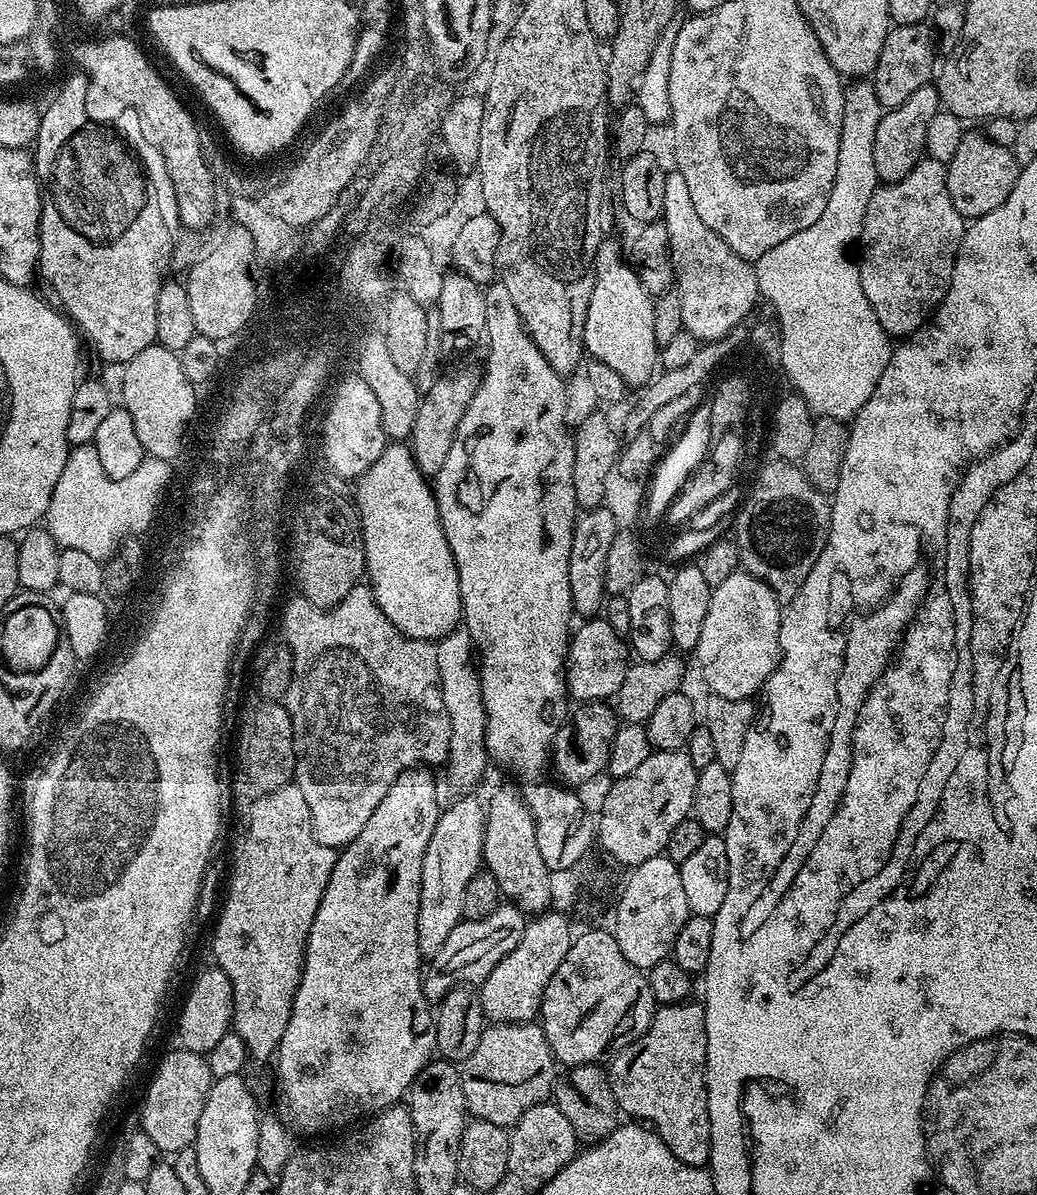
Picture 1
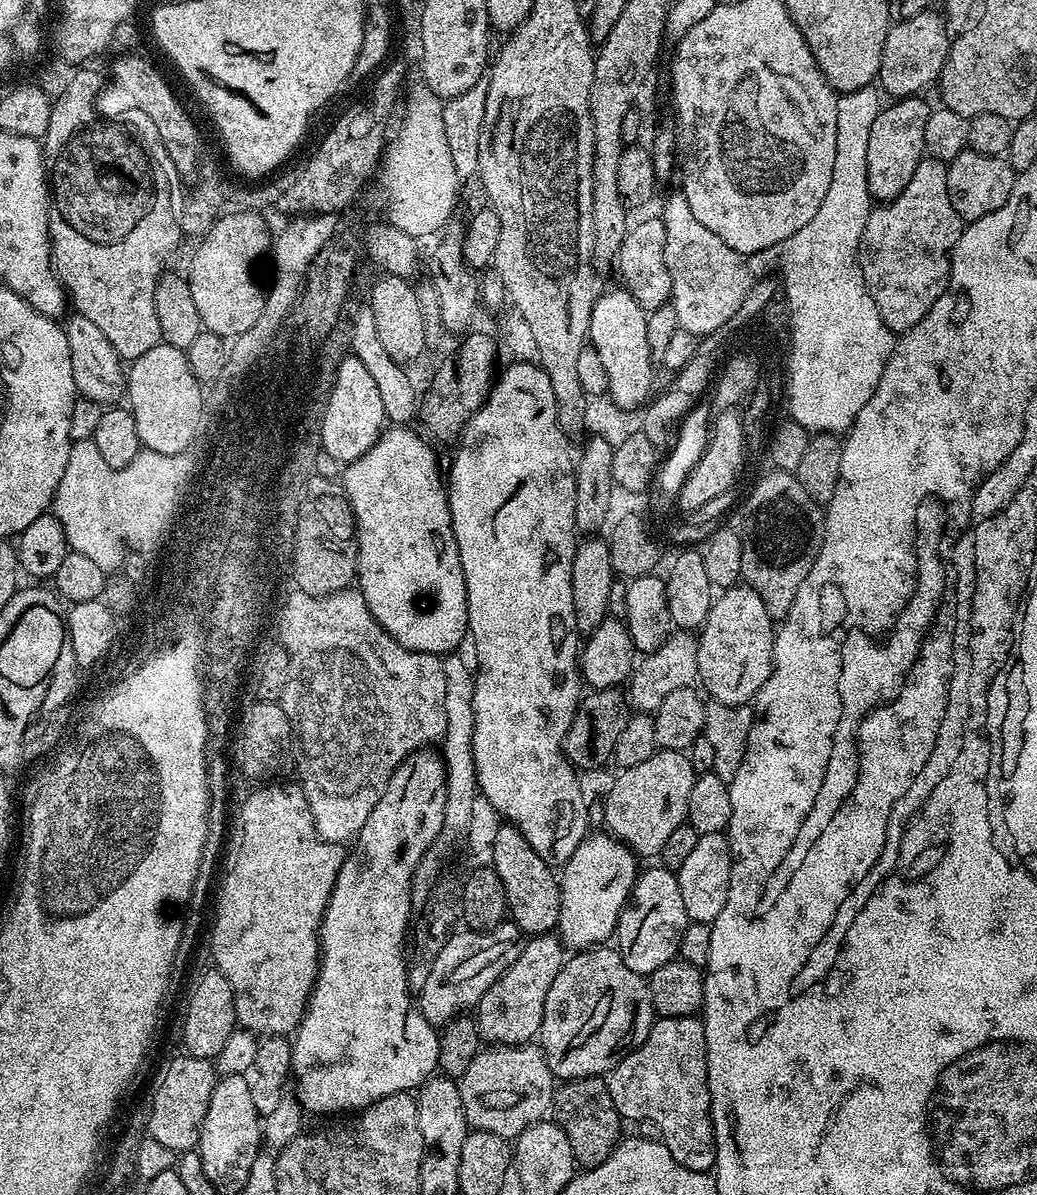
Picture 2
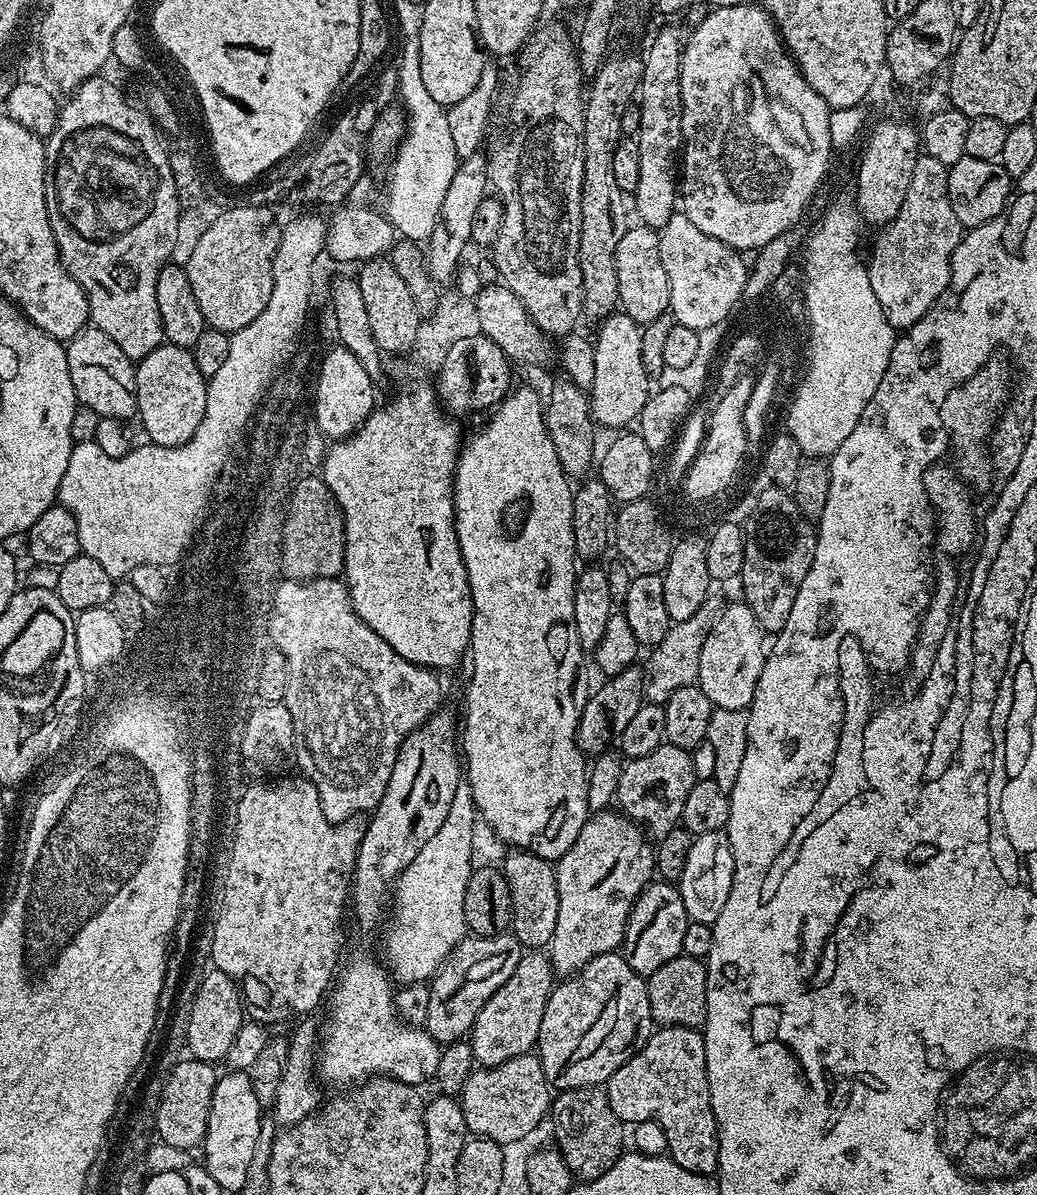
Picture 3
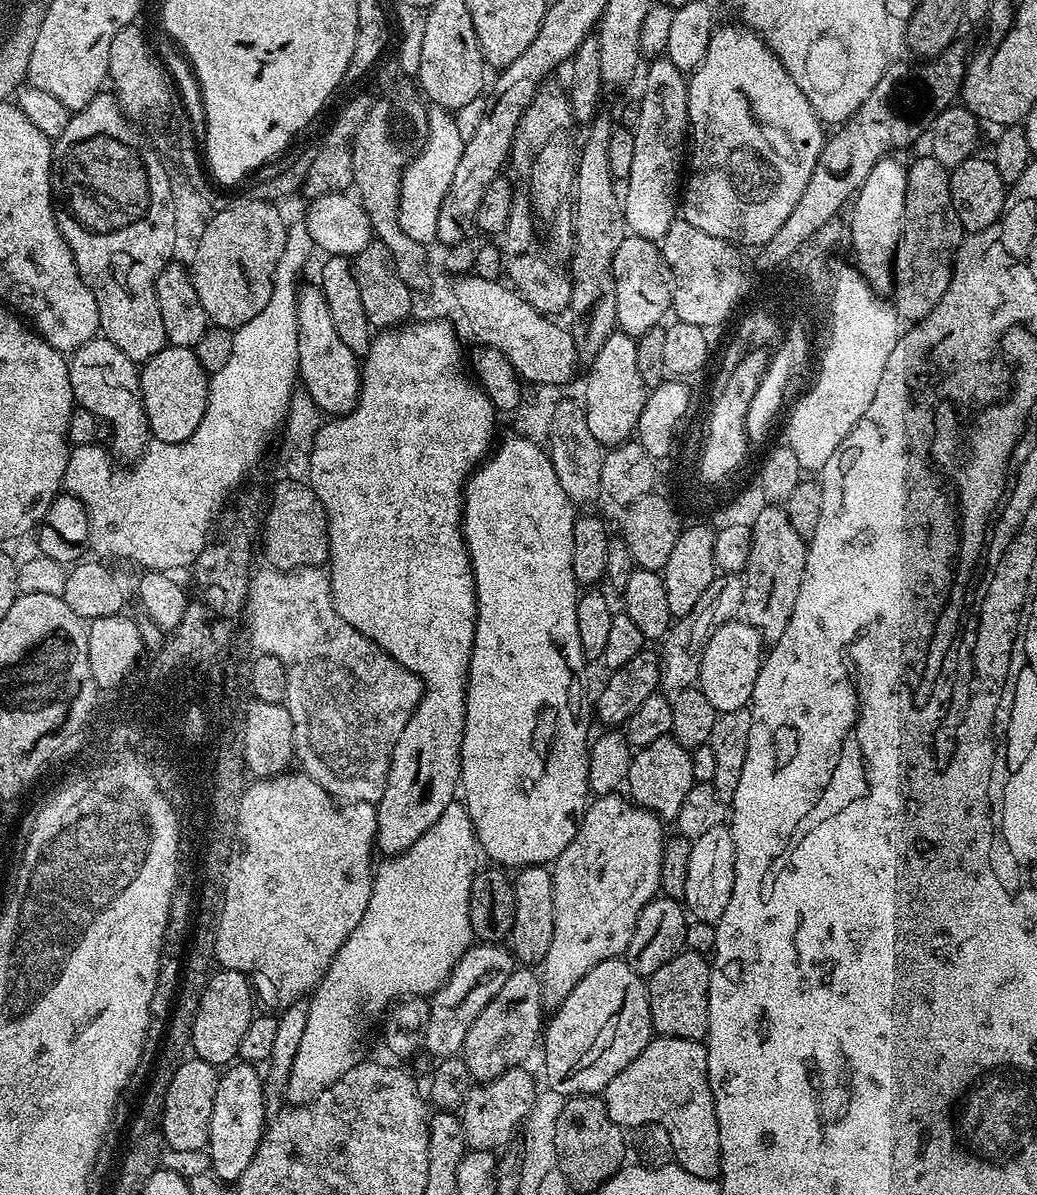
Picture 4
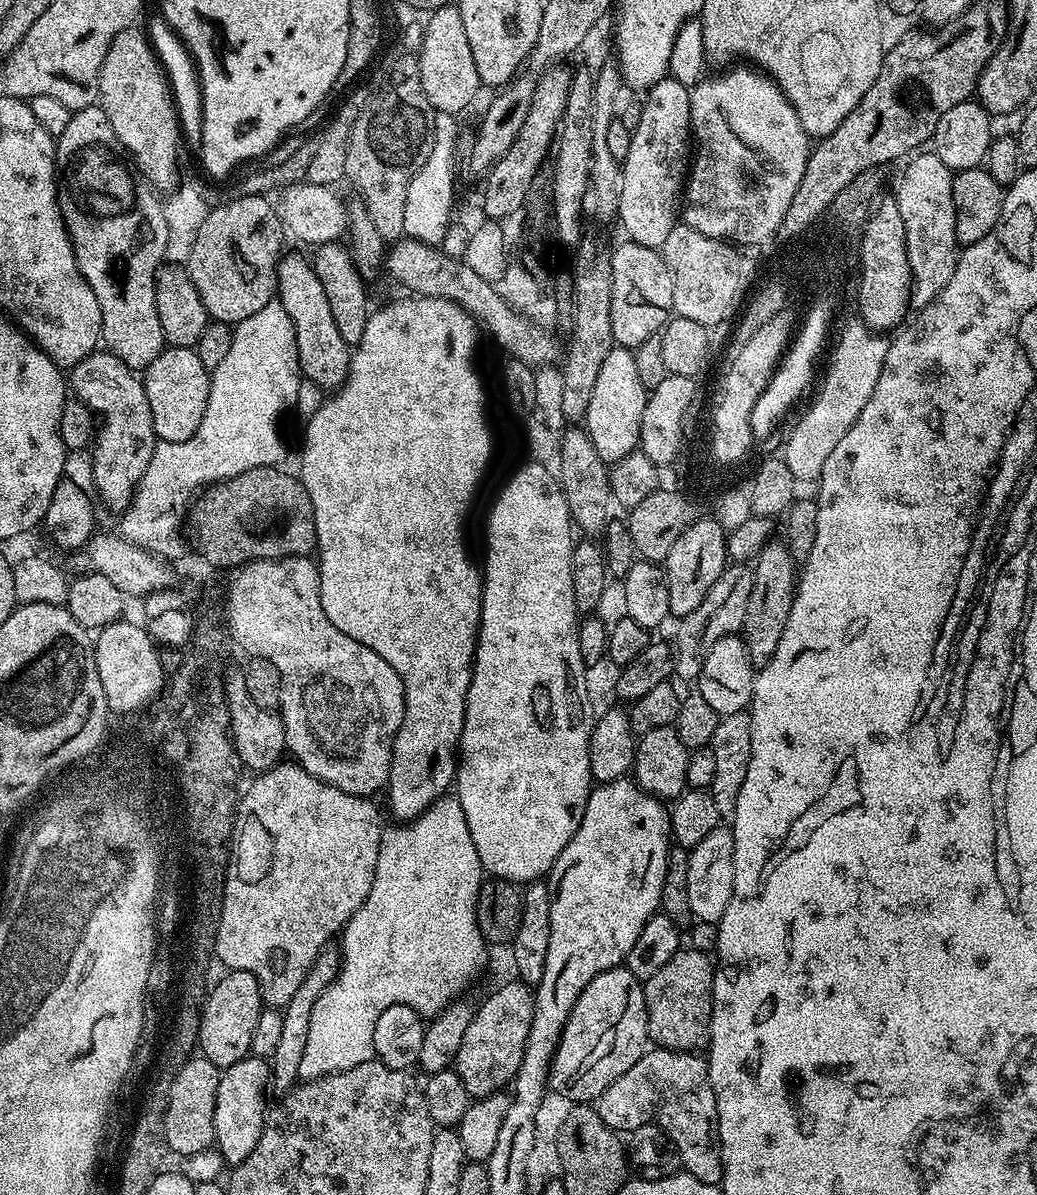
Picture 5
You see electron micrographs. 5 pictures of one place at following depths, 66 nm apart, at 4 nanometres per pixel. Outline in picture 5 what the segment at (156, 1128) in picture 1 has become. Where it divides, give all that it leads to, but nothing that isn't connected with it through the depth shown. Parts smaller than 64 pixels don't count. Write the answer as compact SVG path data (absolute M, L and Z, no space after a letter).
M190 1058L182 1067L178 1070L177 1077L174 1078L173 1086L170 1088L168 1108L165 1110L164 1126L165 1126L165 1142L168 1144L168 1152L174 1154L177 1152L177 1157L183 1158L190 1154L198 1154L198 1150L206 1150L213 1147L216 1135L214 1134L214 1102L216 1101L216 1095L218 1094L218 1082L220 1081L221 1069L214 1066L214 1062L205 1060L203 1058Z

